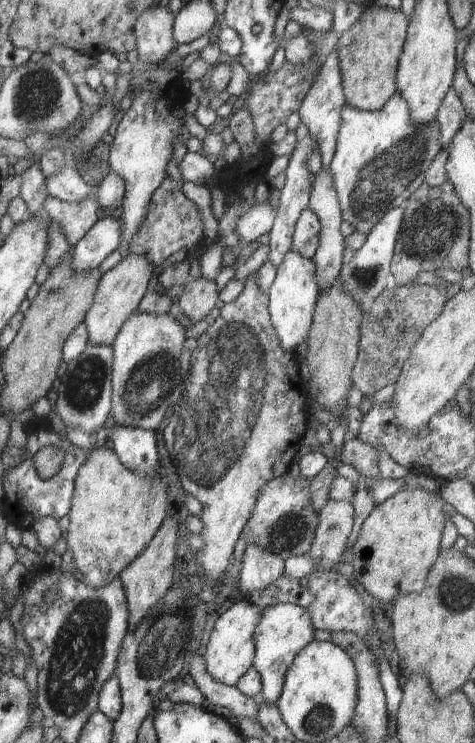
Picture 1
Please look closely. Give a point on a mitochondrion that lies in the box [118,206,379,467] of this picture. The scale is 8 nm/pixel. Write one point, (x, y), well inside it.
(150, 385)

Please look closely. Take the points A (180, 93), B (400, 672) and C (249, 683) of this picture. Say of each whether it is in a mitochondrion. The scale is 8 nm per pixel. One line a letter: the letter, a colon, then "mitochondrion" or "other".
A: other
B: other
C: other

